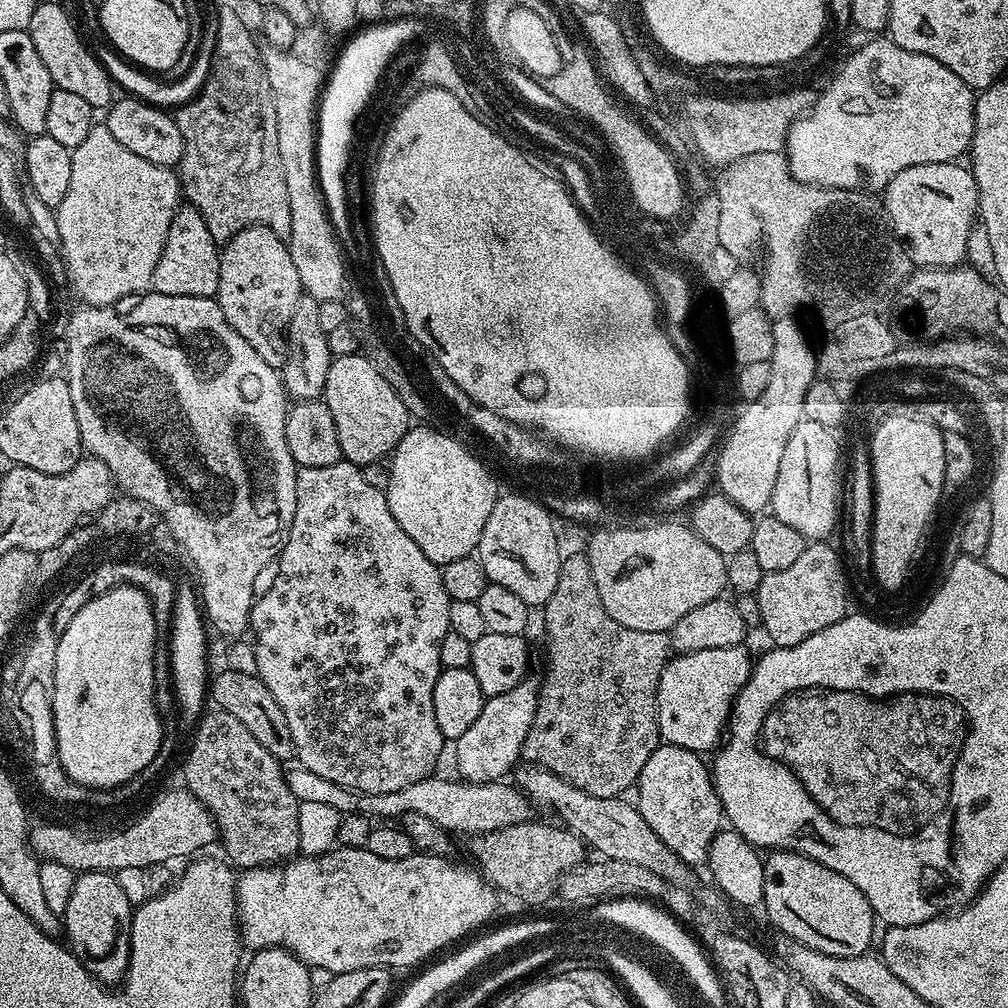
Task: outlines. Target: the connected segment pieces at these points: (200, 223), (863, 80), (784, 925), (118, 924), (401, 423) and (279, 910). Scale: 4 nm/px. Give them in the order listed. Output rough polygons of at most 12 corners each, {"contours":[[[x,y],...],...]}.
{"contours":[[[191,204],[170,222],[151,291],[215,297],[216,239]],[[872,38],[786,133],[798,182],[959,161],[974,89]],[[797,852],[763,857],[768,920],[838,958],[872,944],[866,894]],[[81,872],[62,914],[74,955],[123,981],[134,905],[110,872]],[[367,355],[335,357],[323,402],[343,459],[384,460],[410,427]],[[365,846],[241,871],[241,941],[327,974],[483,929],[475,867]]]}

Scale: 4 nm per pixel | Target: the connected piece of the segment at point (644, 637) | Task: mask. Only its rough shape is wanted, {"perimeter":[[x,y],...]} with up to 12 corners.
{"perimeter":[[587,555],[542,605],[522,753],[594,798],[662,741],[667,632],[614,622]]}

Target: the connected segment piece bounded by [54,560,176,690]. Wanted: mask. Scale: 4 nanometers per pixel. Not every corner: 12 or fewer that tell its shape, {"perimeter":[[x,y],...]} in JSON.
{"perimeter":[[136,560],[92,568],[54,608],[66,625],[94,598],[119,587],[148,595],[154,614],[154,686],[172,687],[171,575]]}

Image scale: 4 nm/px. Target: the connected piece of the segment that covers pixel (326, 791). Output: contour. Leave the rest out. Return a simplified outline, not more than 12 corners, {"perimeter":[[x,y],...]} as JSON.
{"perimeter":[[299,766],[300,803],[346,816],[414,814],[471,836],[527,822],[531,800],[505,781],[431,776],[393,793],[338,786]]}

